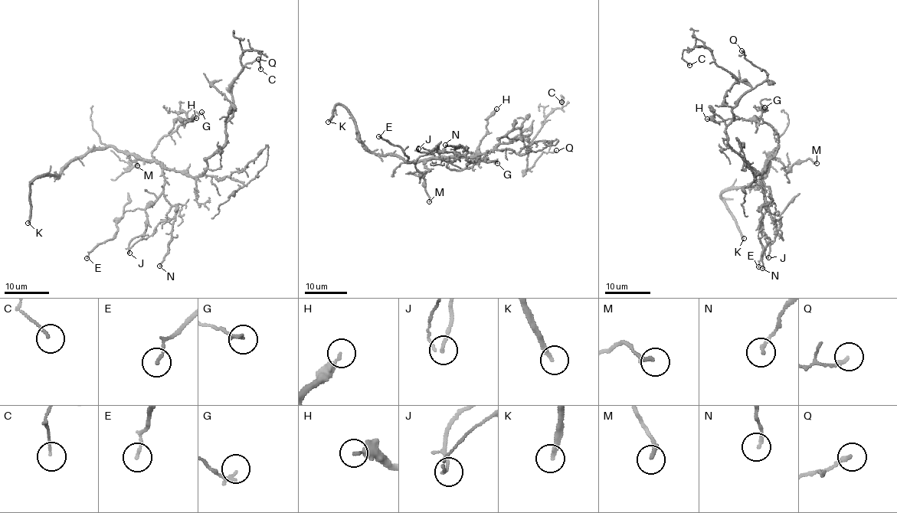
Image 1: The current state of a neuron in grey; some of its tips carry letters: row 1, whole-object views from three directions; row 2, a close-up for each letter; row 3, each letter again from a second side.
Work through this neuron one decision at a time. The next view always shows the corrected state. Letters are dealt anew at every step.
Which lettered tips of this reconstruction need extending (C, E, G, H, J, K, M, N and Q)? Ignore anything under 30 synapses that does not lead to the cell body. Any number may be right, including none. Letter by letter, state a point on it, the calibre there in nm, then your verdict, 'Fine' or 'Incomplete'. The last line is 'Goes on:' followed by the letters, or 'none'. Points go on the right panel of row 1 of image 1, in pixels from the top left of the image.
C: Place: (689, 65). Thickness 110 nm. Fine
E: Place: (758, 266). Thickness 140 nm. Fine
G: Place: (764, 107). Thickness 170 nm. Fine
H: Place: (707, 119). Thickness 320 nm. Fine
J: Place: (768, 257). Thickness 130 nm. Fine
K: Place: (744, 238). Thickness 200 nm. Incomplete
M: Place: (816, 163). Thickness 200 nm. Fine
N: Place: (762, 268). Thickness 170 nm. Fine
Q: Place: (741, 50). Thickness 190 nm. Fine
Goes on: K

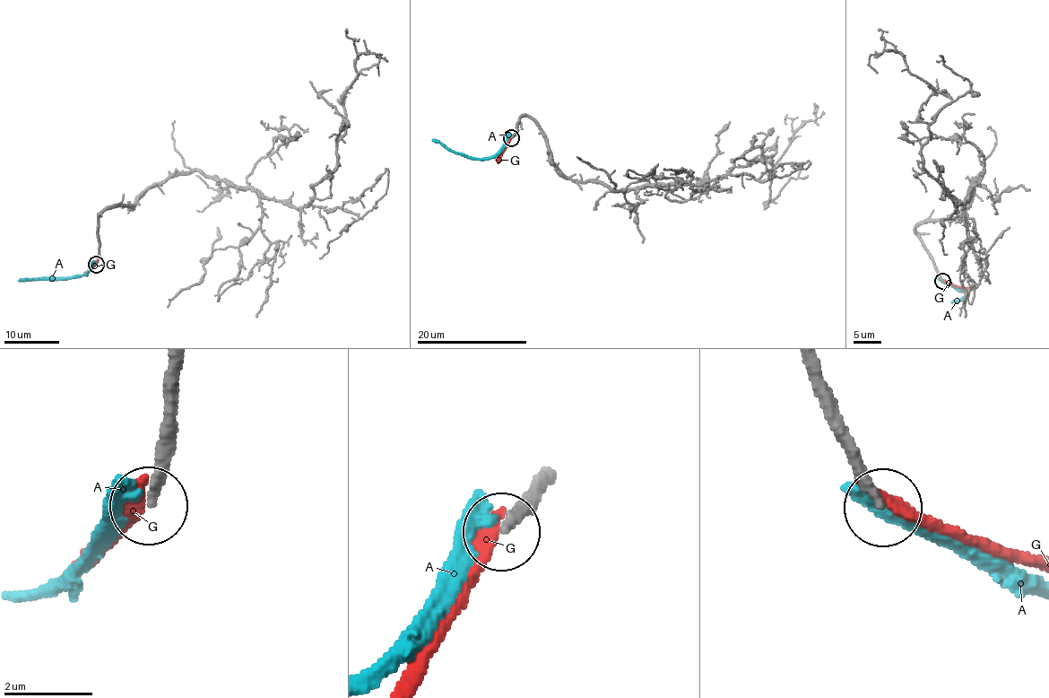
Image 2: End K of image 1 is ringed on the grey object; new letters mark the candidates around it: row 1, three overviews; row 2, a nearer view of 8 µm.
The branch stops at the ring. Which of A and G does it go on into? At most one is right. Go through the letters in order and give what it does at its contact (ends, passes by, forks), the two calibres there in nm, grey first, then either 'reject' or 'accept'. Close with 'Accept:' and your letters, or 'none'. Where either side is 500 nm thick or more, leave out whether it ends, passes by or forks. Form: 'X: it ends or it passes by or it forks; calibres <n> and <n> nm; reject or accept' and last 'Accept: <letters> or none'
A: it ends; calibres 260 and 400 nm; reject
G: it ends; calibres 280 and 320 nm; reject
Accept: none

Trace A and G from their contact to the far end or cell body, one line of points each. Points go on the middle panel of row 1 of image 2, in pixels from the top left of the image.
A: (511, 136), (494, 155), (481, 159), (455, 153), (431, 140)
G: (511, 136), (498, 163)

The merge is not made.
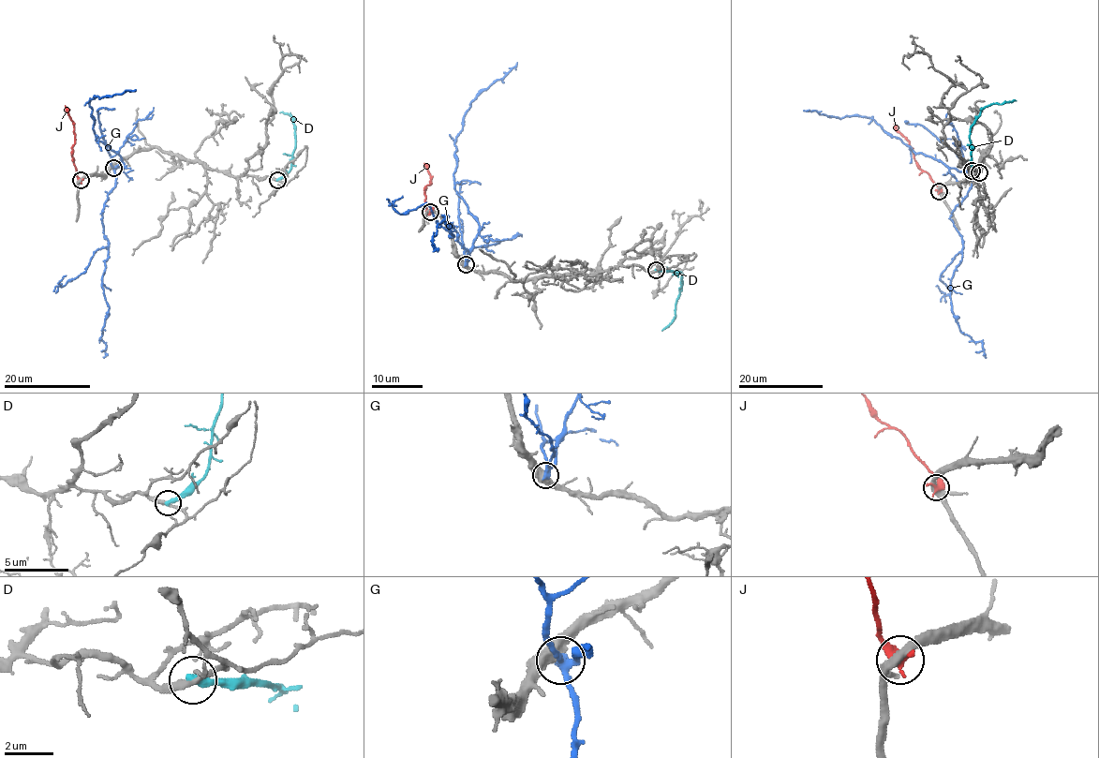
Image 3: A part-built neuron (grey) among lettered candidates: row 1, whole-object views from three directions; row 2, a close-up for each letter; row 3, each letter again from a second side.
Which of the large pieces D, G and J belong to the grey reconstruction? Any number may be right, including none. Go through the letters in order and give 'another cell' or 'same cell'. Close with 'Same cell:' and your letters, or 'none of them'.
D: another cell
G: another cell
J: another cell
Same cell: none of them

